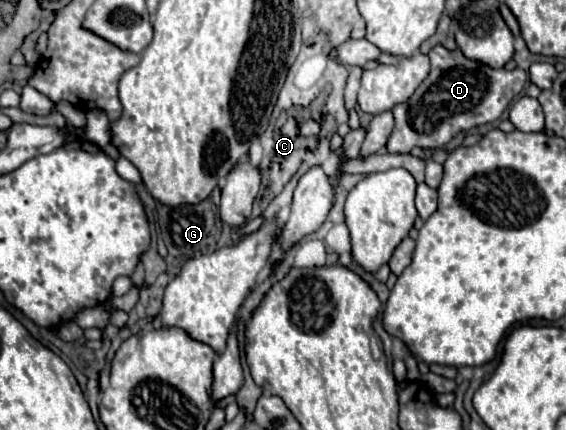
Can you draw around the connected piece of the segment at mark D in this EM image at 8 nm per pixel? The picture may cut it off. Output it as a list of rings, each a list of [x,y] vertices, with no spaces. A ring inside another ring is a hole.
[[[437,45],[429,51],[431,73],[417,87],[409,101],[393,109],[395,129],[387,141],[387,153],[409,153],[413,147],[441,149],[453,137],[479,125],[491,123],[503,115],[507,105],[523,91],[527,73],[523,69],[491,69],[479,61],[467,59],[459,49],[449,51]]]

